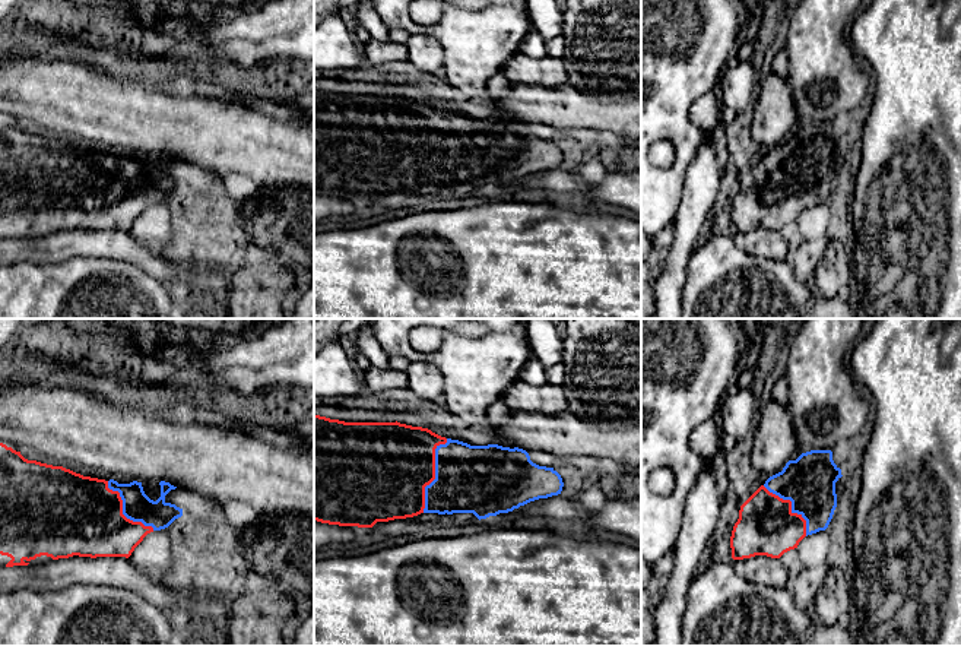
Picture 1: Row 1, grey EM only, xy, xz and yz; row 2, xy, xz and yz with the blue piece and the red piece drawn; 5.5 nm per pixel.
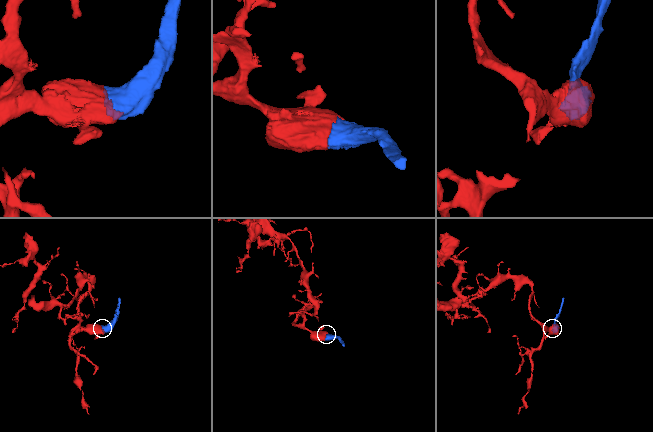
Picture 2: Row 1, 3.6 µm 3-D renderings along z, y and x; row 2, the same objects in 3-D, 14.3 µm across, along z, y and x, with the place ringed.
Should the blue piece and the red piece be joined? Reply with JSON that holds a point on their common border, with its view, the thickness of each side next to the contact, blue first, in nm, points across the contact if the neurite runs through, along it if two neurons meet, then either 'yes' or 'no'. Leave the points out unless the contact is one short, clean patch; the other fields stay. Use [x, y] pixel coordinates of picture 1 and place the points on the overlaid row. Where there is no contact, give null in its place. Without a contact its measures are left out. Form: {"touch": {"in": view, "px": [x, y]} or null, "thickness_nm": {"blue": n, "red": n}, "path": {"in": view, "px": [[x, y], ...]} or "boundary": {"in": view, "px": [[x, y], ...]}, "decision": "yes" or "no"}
{"touch": {"in": "xz", "px": [435, 474]}, "thickness_nm": {"blue": 380, "red": 440}, "decision": "yes"}

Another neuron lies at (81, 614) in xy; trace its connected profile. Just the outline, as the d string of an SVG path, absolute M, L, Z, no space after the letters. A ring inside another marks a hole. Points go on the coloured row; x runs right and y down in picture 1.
M72 585L60 590L0 593L0 646L175 646L166 614L114 586Z

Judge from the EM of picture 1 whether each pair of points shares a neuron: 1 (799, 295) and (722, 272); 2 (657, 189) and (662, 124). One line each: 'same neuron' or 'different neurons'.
1: same neuron
2: same neuron

